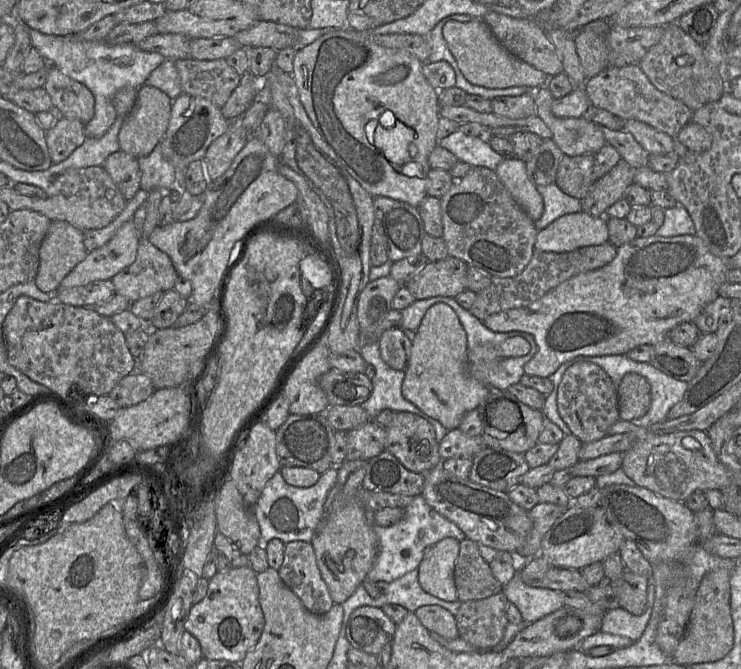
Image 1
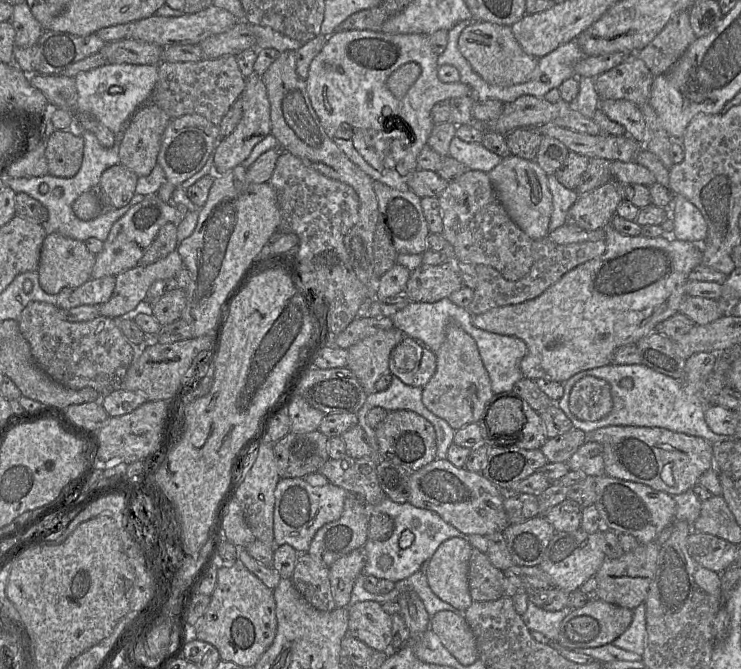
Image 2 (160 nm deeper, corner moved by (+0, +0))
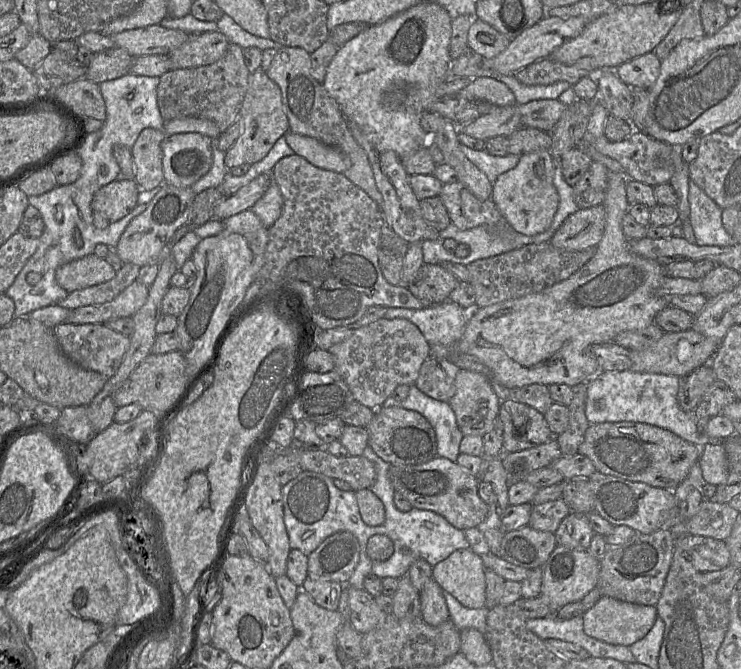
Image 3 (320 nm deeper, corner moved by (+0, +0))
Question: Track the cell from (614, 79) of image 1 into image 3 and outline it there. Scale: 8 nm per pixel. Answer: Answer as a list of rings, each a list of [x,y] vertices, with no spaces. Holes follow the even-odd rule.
[[[649,52],[621,64],[615,71],[631,88],[649,90],[659,76],[660,66],[661,60],[653,52]]]

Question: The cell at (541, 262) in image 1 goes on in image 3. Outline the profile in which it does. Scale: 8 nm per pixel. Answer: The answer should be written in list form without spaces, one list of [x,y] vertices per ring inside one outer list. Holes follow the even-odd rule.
[[[550,242],[528,244],[519,249],[471,262],[469,283],[475,291],[476,308],[484,308],[507,300],[537,293],[568,279],[595,254],[596,247],[581,251],[555,248]]]

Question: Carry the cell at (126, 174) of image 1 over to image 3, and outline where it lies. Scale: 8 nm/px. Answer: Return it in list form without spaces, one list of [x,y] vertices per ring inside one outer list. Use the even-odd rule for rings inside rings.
[[[119,177],[102,186],[91,201],[91,209],[115,222],[128,215],[138,204],[139,186],[134,179]]]

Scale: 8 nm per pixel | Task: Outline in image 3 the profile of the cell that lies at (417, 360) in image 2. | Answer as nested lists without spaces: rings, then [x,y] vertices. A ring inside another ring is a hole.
[[[430,355],[422,364],[414,385],[427,396],[448,403],[455,394],[455,377],[459,370],[448,359]]]

